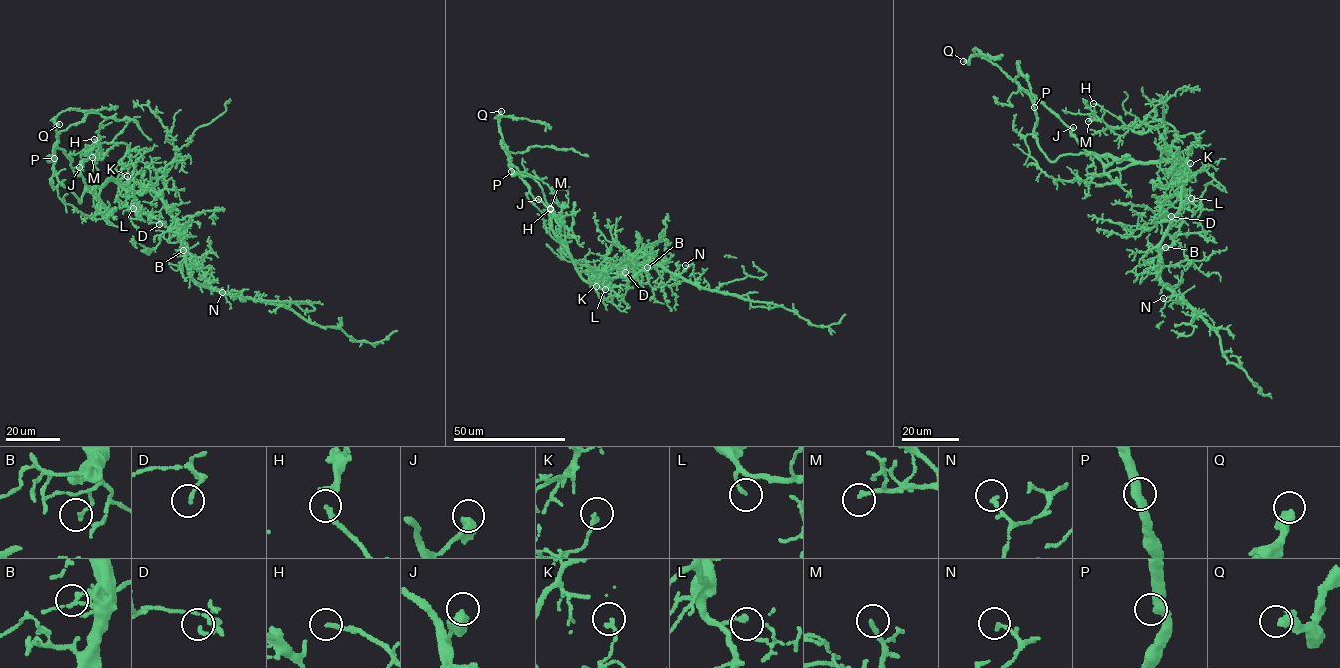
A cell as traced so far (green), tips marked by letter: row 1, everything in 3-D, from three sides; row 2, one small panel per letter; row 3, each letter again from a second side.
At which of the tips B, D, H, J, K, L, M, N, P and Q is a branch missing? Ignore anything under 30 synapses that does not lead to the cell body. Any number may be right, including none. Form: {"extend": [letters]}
{"extend": ["H", "M", "Q"]}

